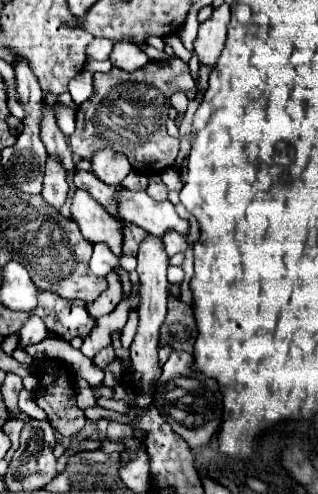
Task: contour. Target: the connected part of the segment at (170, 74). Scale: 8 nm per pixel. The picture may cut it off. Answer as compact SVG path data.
M181 59L149 61L135 73L125 73L117 67L109 73L95 73L95 95L81 103L75 113L77 129L71 137L73 153L81 159L91 159L97 149L111 147L113 151L125 153L135 171L159 173L173 167L179 153L179 139L167 135L165 123L171 107L169 99L177 91L183 91L189 101L193 101L197 93L189 67Z

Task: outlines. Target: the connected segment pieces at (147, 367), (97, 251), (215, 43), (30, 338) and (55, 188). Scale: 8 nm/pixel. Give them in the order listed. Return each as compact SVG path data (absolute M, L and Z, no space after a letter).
M145 237L139 245L139 253L137 253L137 273L139 273L139 295L141 301L137 305L139 311L139 327L135 333L135 339L131 343L131 361L133 361L133 369L141 373L141 383L143 383L143 391L149 387L153 377L161 375L159 363L157 363L157 341L159 341L159 327L163 325L165 317L167 317L167 253L163 249L163 241L157 237Z
M95 243L93 245L93 257L91 257L89 265L91 265L91 271L95 275L105 275L119 265L119 257L105 243Z
M223 3L219 9L213 11L211 19L207 19L203 25L199 25L199 33L197 33L193 47L195 47L199 63L209 69L217 67L217 59L223 51L225 37L227 37L229 17L231 17L229 5Z
M31 315L23 327L19 329L19 345L21 347L27 347L27 345L33 345L33 343L39 343L47 337L47 327L45 323L37 317L37 315Z
M47 155L47 171L45 171L45 181L43 181L43 199L53 205L55 209L61 209L61 205L67 199L67 171L61 165L61 161L53 155Z

